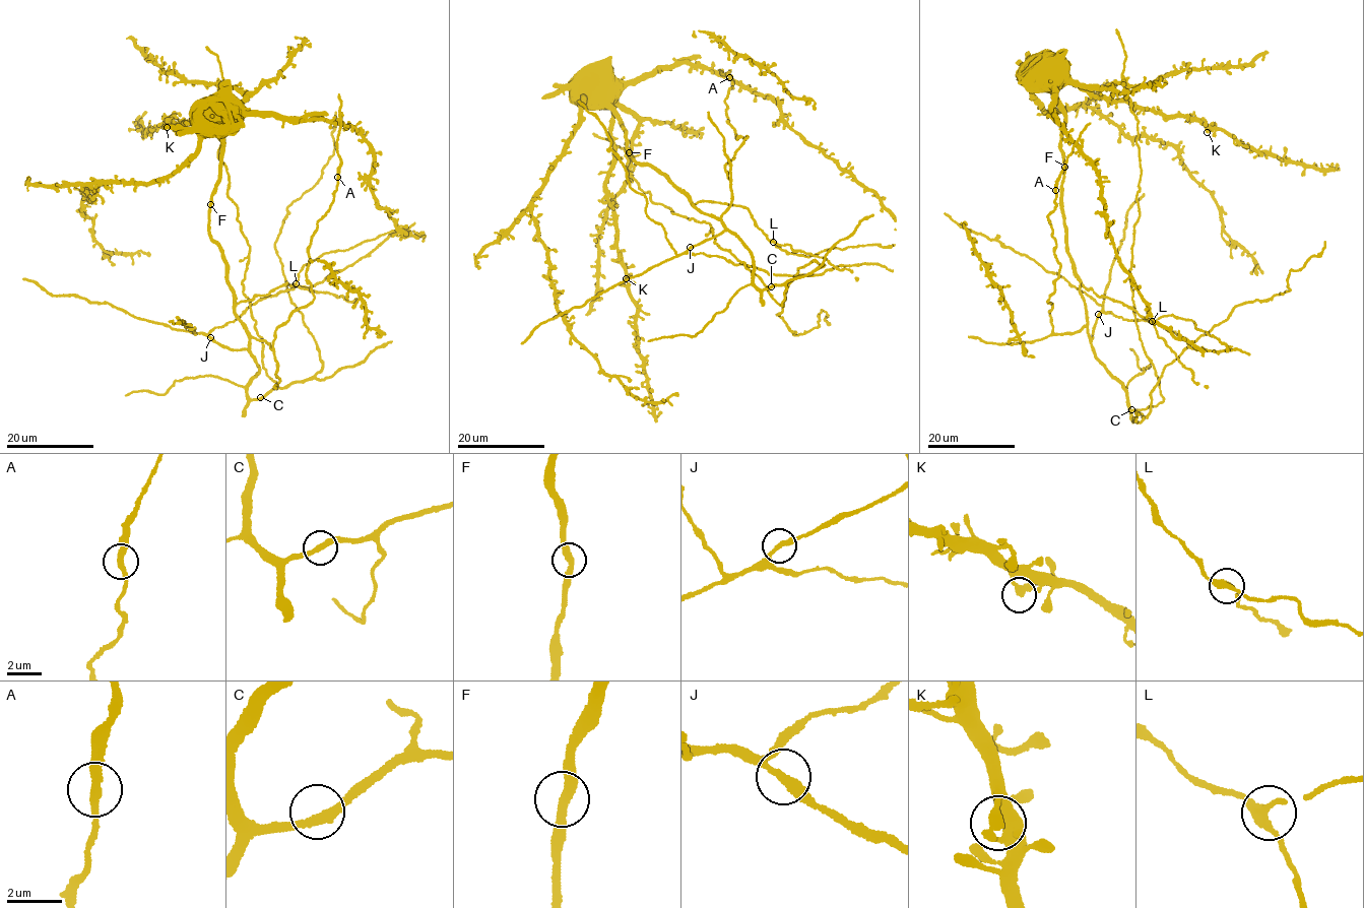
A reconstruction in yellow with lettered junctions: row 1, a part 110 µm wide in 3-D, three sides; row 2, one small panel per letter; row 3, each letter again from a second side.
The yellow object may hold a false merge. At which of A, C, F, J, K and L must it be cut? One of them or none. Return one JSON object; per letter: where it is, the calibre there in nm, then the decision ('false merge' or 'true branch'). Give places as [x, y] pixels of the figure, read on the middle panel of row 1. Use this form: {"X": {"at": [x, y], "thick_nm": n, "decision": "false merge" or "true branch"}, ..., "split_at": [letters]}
{"A": {"at": [729, 77], "thick_nm": 320, "decision": "true branch"}, "C": {"at": [771, 286], "thick_nm": 300, "decision": "true branch"}, "F": {"at": [629, 152], "thick_nm": 340, "decision": "true branch"}, "J": {"at": [690, 247], "thick_nm": 280, "decision": "true branch"}, "K": {"at": [626, 278], "thick_nm": 320, "decision": "true branch"}, "L": {"at": [773, 242], "thick_nm": 340, "decision": "true branch"}, "split_at": []}

